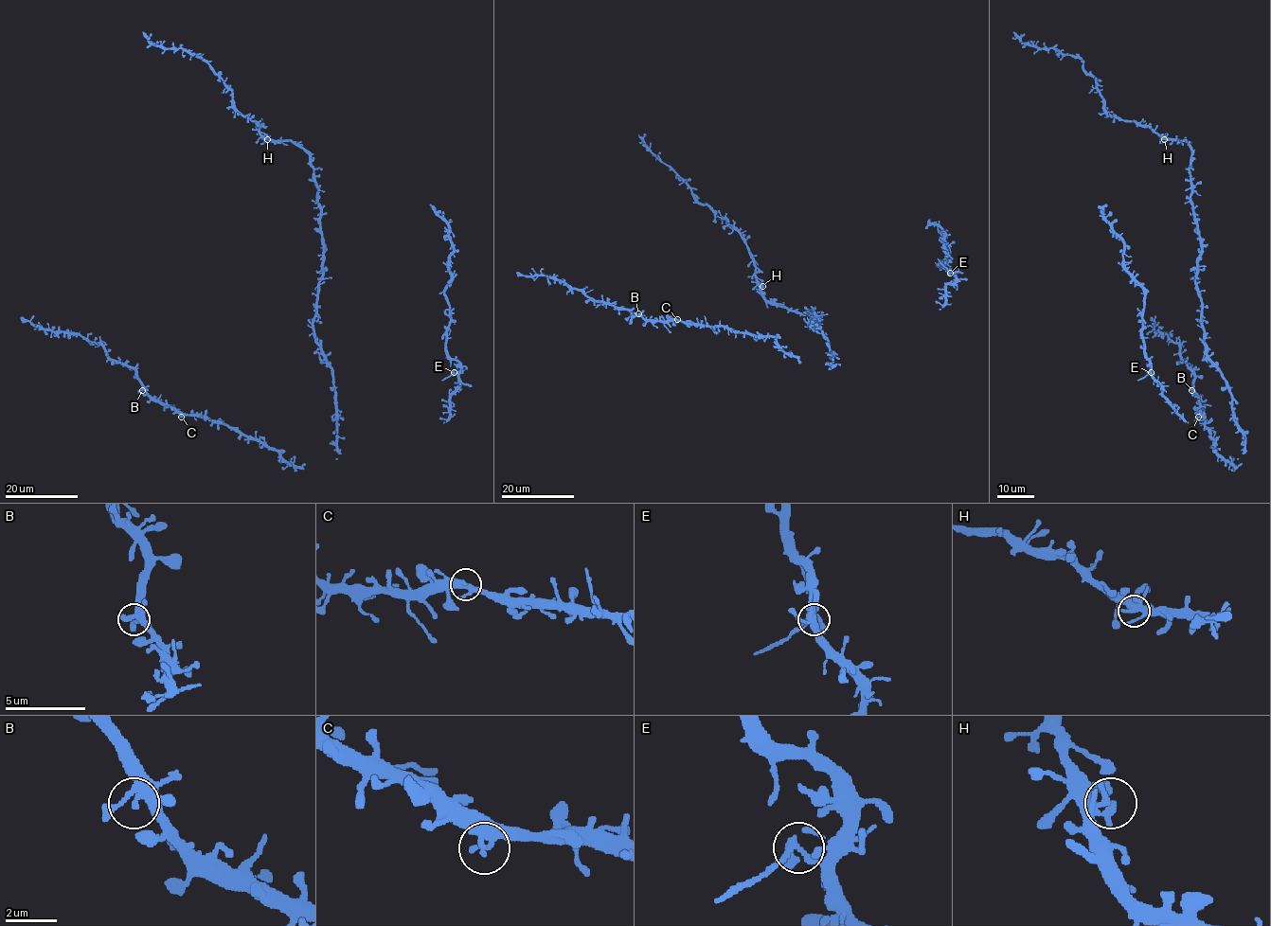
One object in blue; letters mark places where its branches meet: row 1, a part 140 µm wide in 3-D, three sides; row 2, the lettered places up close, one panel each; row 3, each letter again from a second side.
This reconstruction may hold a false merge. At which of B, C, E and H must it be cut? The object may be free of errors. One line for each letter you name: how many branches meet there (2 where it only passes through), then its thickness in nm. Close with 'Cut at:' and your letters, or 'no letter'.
E: Branches: 3. Thickness 170 nm
Cut at: E

